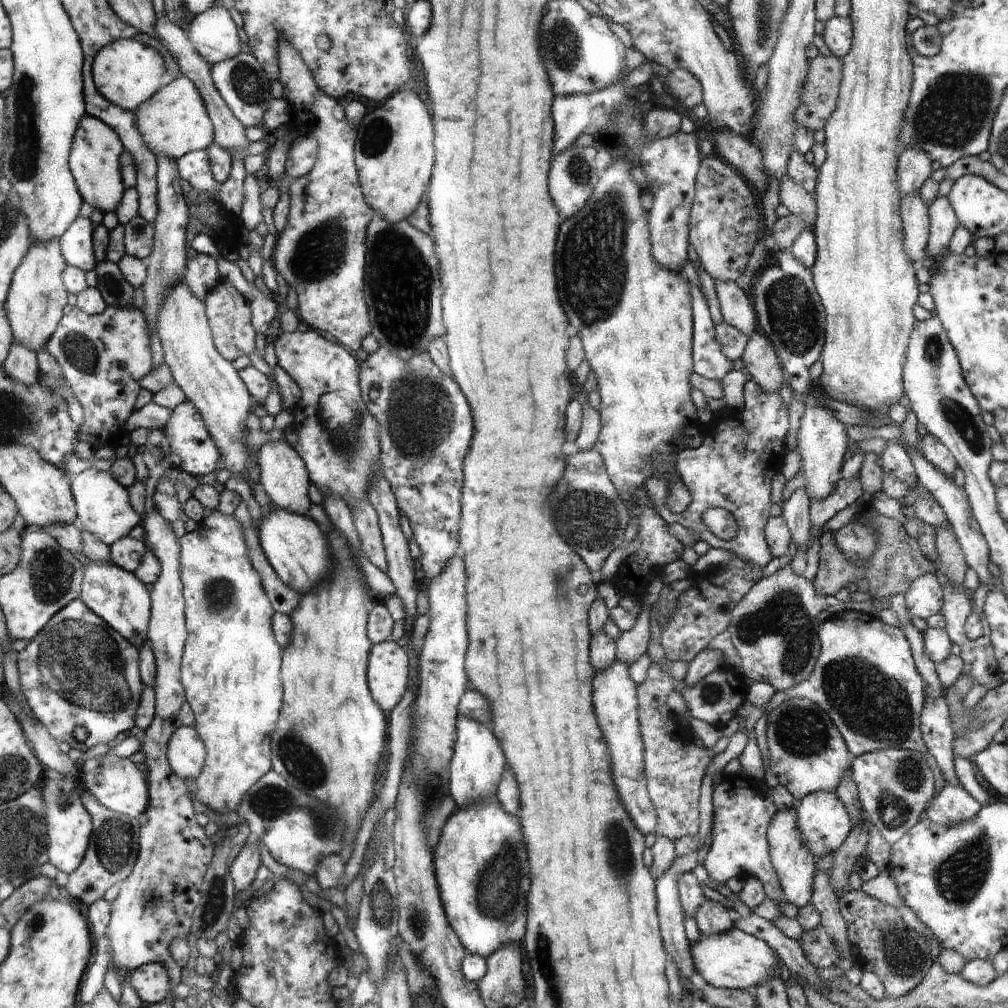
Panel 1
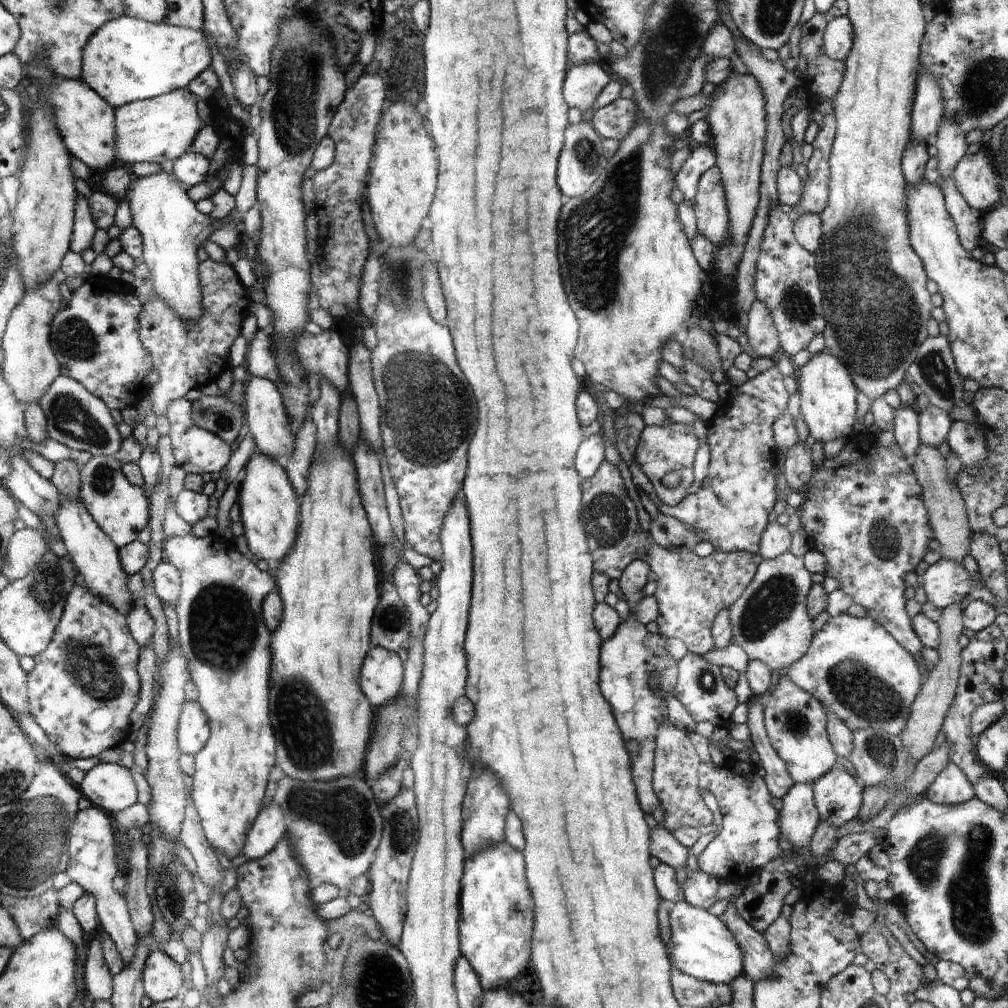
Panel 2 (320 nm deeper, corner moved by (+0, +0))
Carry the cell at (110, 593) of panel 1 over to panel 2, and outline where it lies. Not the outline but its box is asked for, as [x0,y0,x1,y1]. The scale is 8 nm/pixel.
[54,494,136,615]

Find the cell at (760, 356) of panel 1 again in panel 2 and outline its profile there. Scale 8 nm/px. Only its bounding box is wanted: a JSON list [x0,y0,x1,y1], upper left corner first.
[745,299,780,358]

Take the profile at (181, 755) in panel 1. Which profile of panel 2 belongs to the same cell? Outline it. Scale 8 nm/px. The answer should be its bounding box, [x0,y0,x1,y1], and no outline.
[178,701,210,756]

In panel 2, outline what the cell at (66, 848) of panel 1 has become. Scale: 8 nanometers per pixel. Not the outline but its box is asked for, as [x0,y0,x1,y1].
[65,806,138,964]

